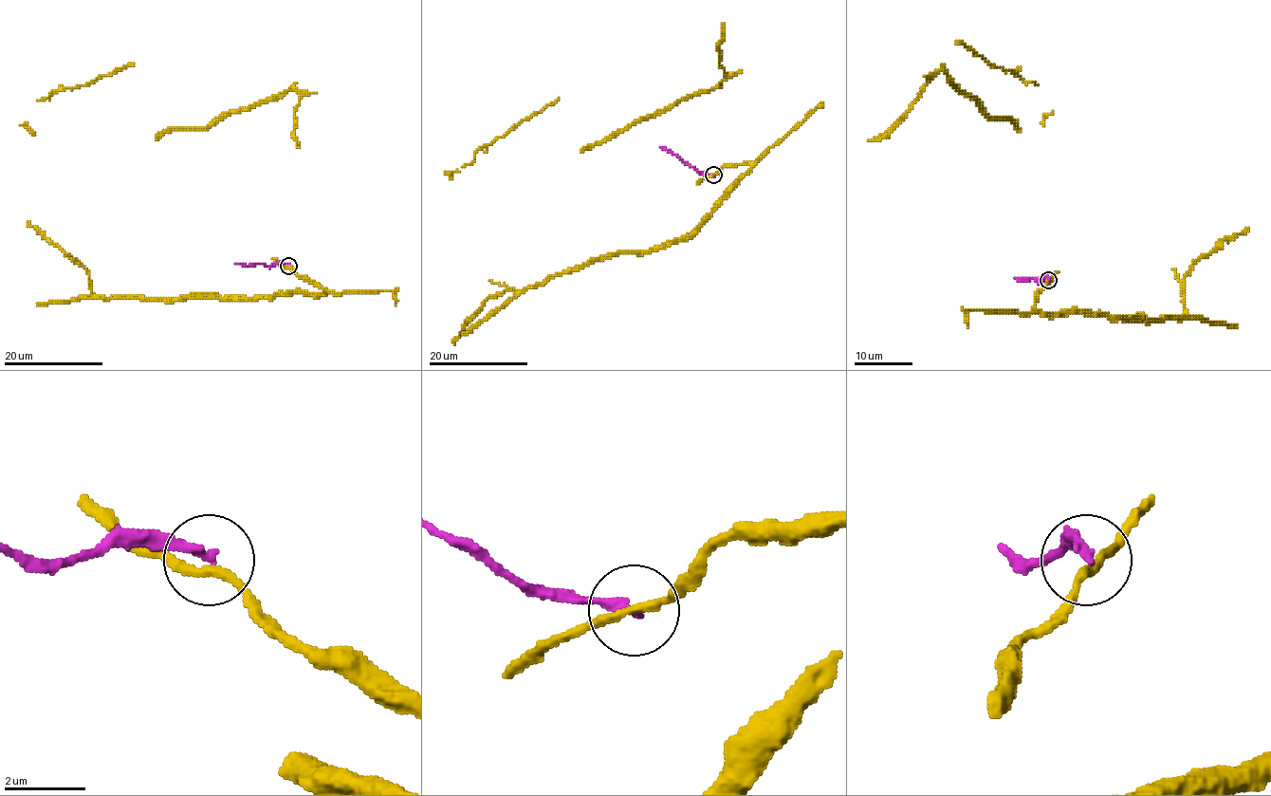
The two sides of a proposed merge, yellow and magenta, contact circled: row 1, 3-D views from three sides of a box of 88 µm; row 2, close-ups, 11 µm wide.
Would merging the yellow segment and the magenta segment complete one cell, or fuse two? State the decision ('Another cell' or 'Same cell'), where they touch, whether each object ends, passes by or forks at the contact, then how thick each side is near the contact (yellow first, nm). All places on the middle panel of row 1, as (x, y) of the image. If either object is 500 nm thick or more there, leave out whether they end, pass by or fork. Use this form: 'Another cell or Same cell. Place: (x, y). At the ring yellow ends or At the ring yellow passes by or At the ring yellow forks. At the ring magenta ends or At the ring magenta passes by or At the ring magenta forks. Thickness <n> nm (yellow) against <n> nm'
Another cell. Place: (713, 175). At the ring yellow passes by. At the ring magenta ends. Thickness 200 nm (yellow) against 240 nm

